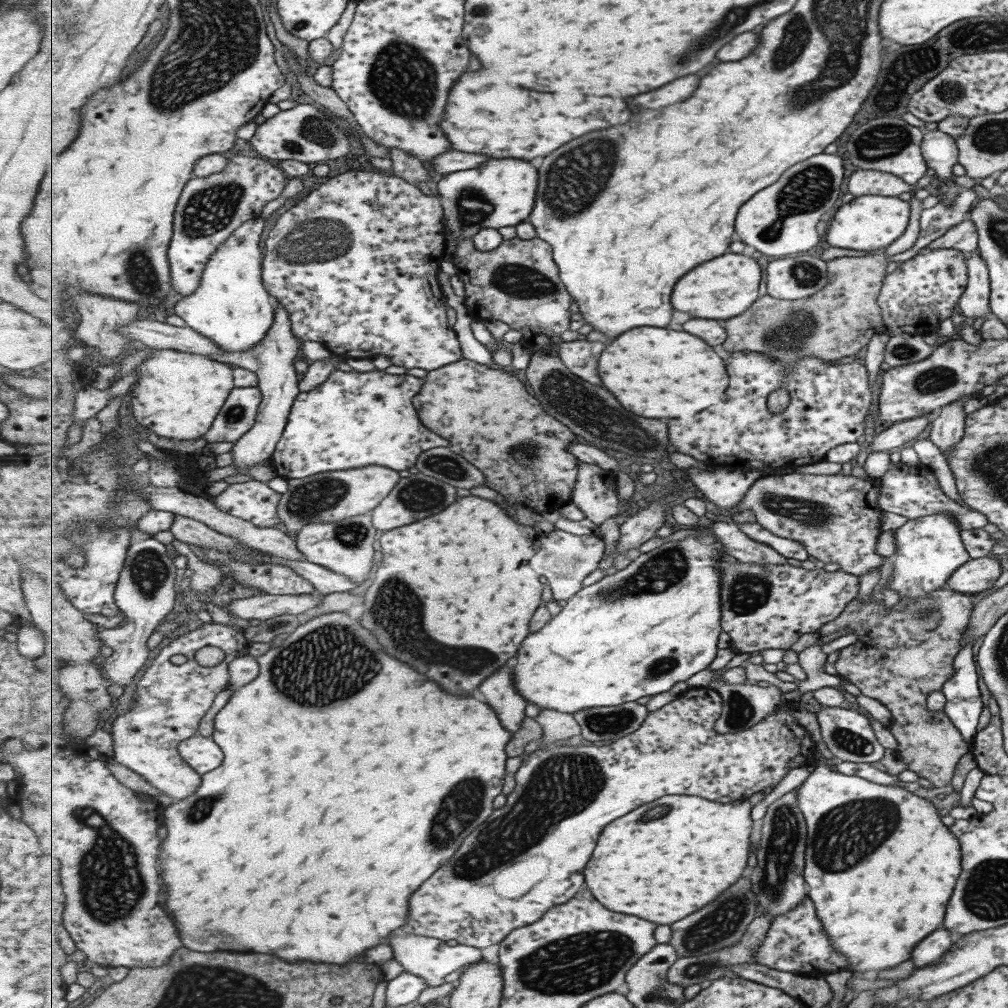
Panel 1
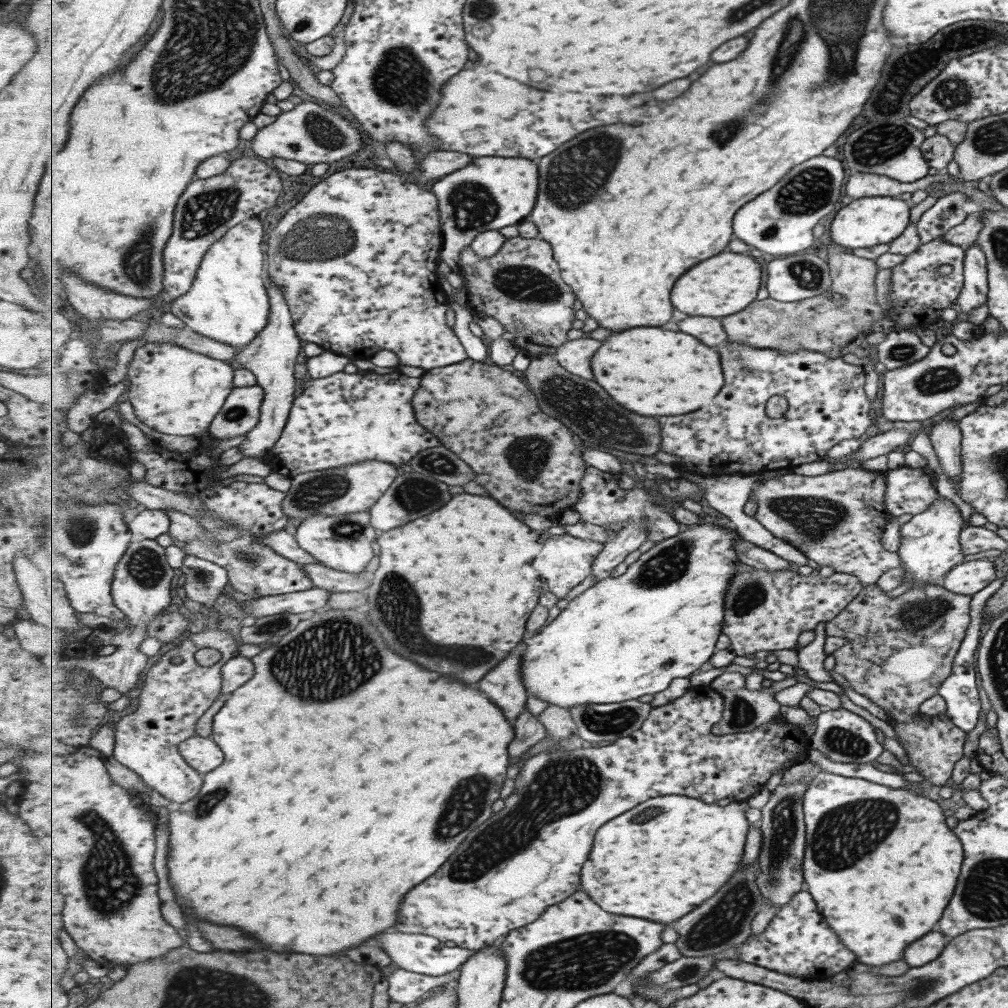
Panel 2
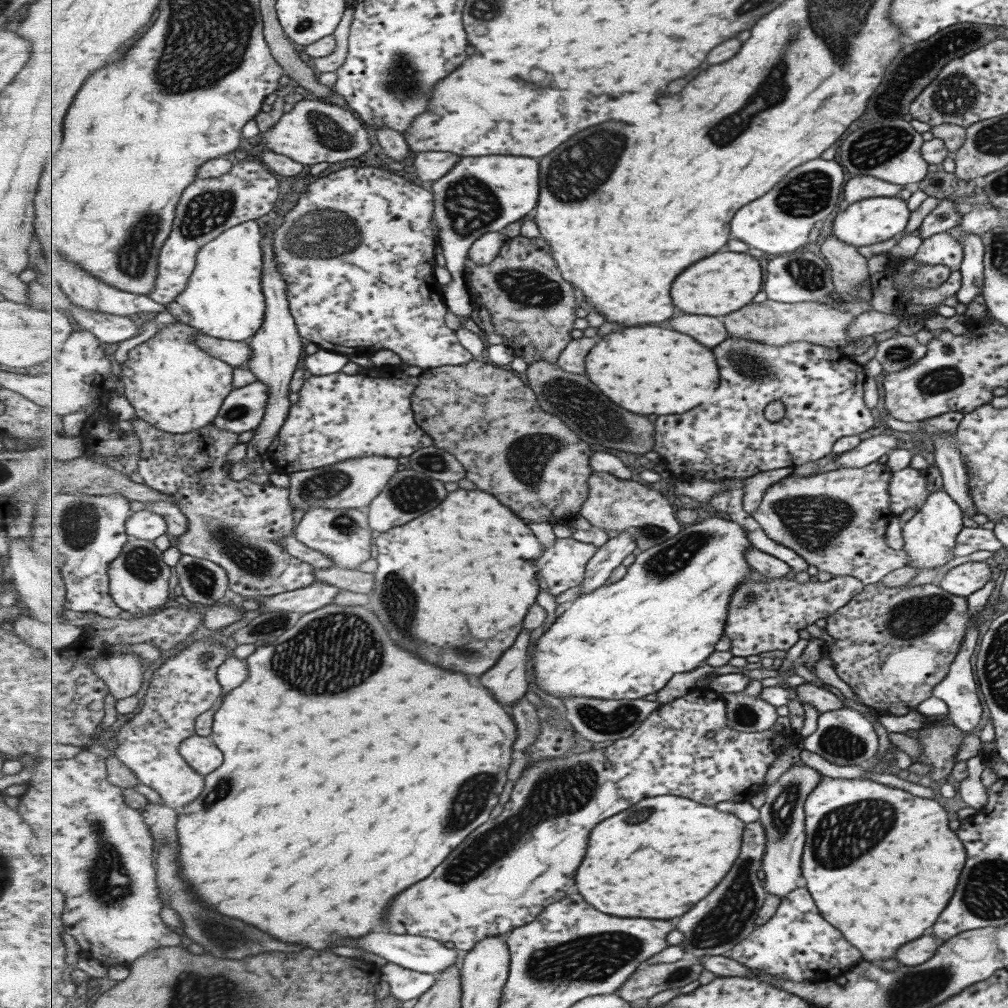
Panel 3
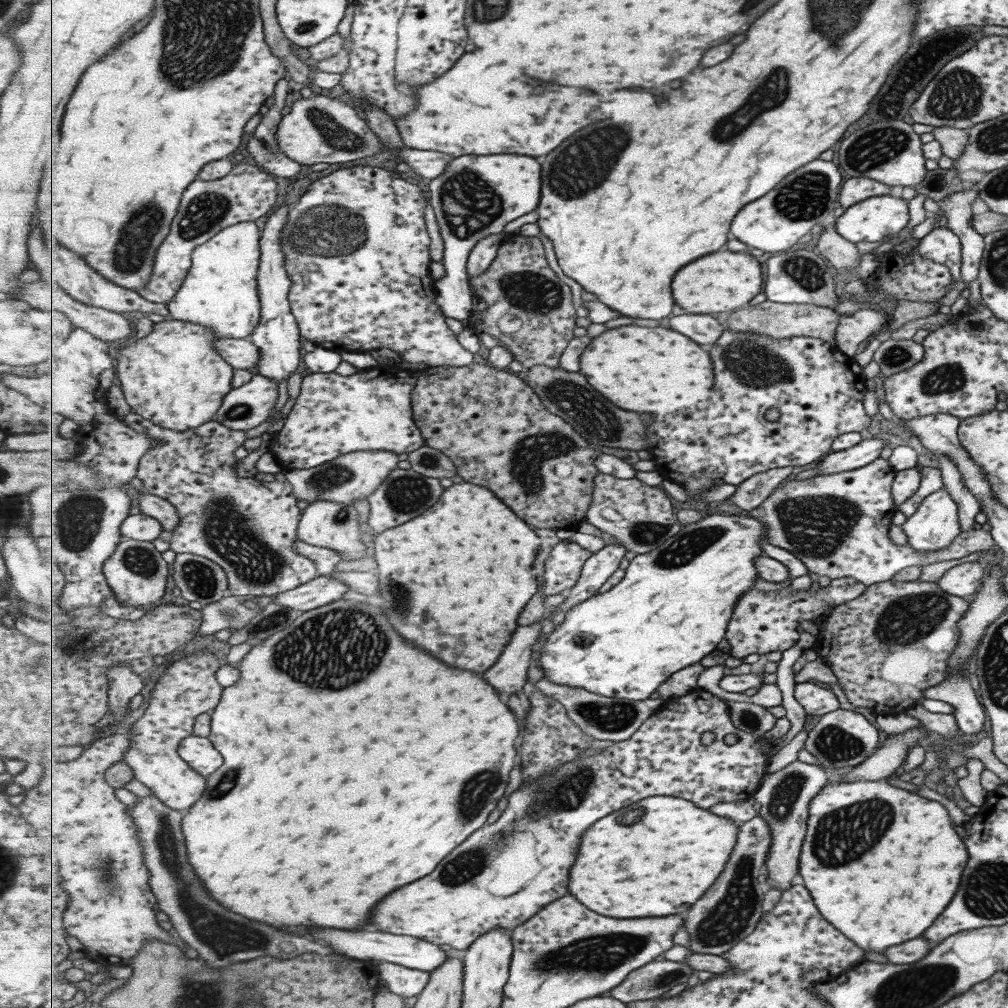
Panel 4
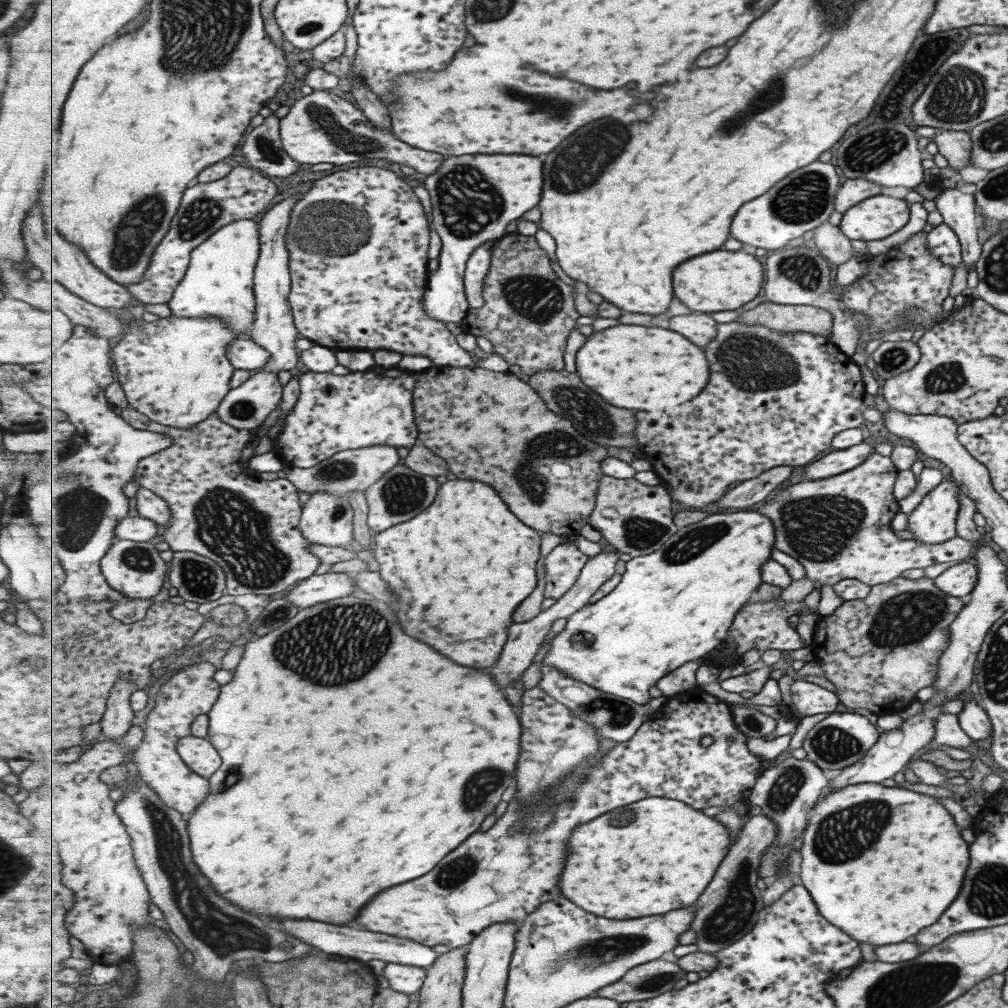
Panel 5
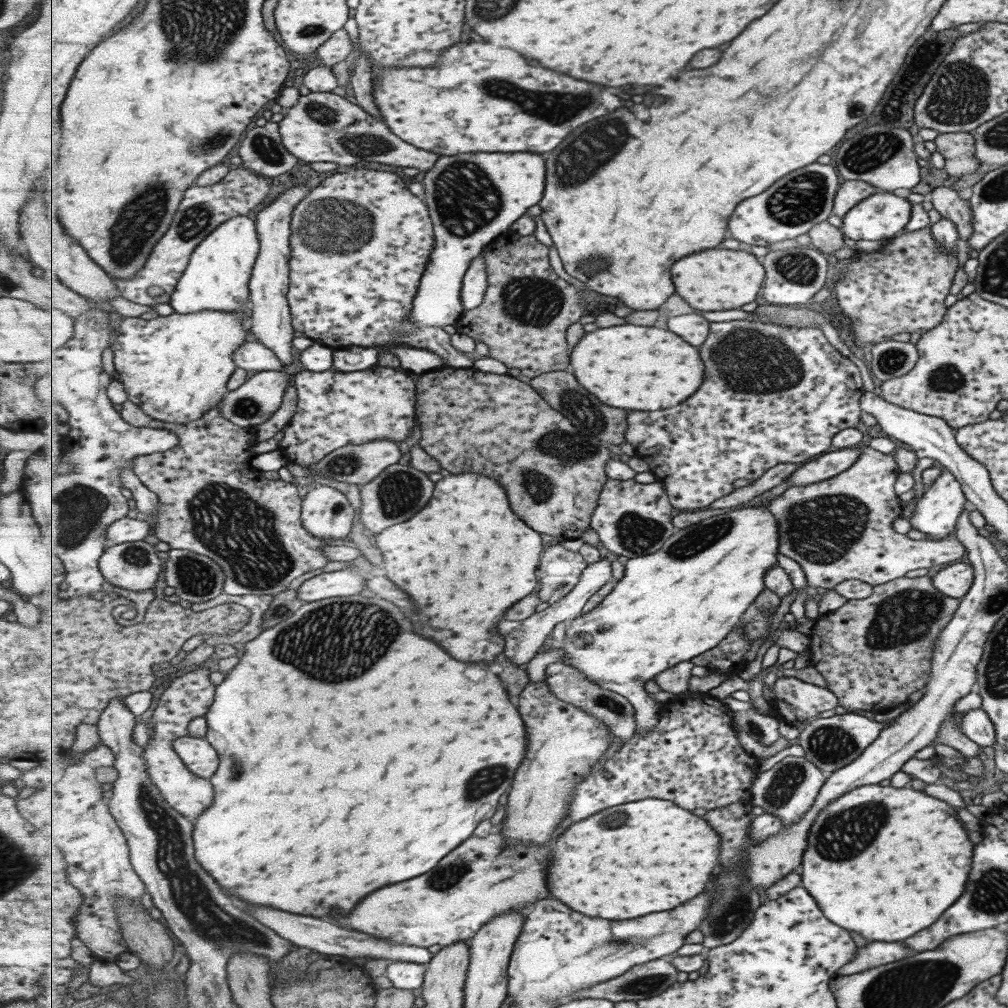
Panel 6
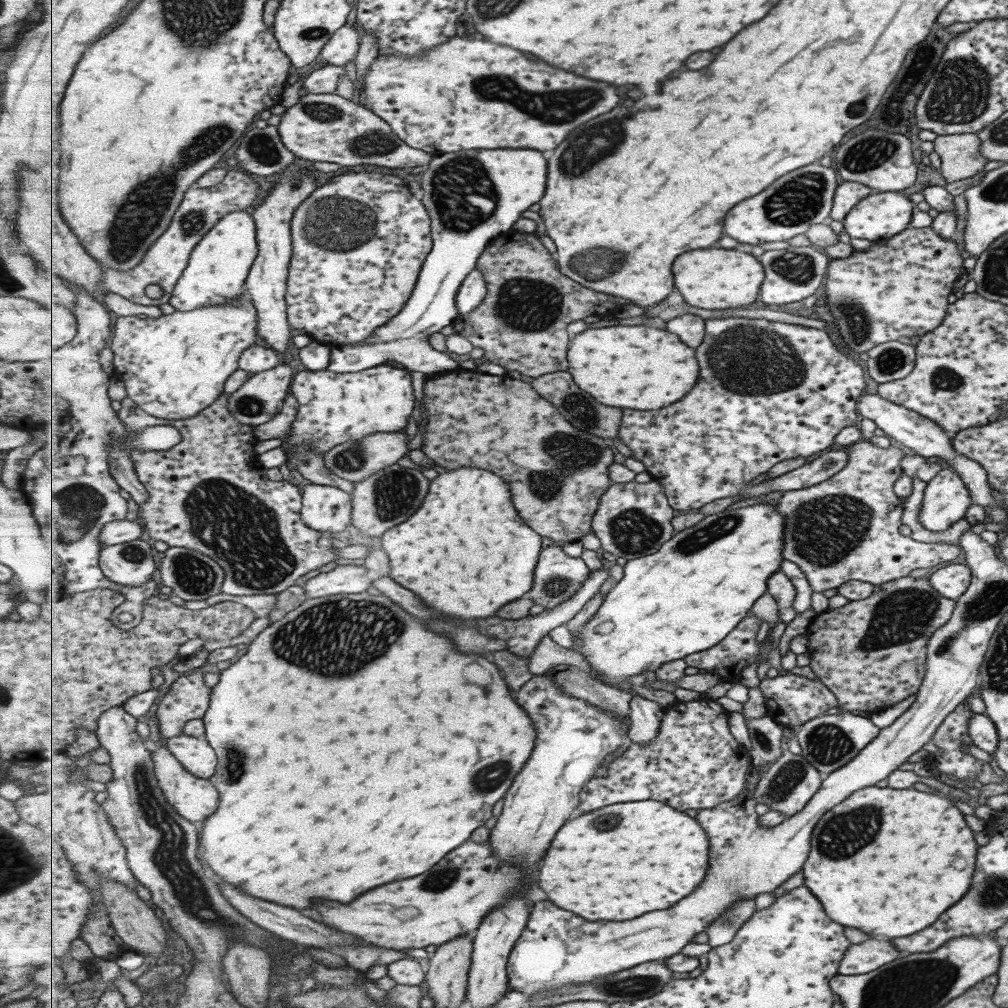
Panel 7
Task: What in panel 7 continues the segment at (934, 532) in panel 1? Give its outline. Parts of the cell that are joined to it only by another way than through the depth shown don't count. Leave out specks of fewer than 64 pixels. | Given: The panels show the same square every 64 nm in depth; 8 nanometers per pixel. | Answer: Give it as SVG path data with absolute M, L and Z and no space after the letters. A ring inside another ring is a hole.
M945 467L926 482L918 521L924 529L939 532L957 522L971 505L970 494L955 469Z

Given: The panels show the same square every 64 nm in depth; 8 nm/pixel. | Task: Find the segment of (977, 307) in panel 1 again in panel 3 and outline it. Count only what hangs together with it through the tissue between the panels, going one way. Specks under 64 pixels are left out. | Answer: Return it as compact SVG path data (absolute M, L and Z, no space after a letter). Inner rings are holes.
M967 233L960 238L959 243L962 245L961 282L955 295L959 303L967 306L973 300L975 294L981 292L984 244L980 235L968 235Z

